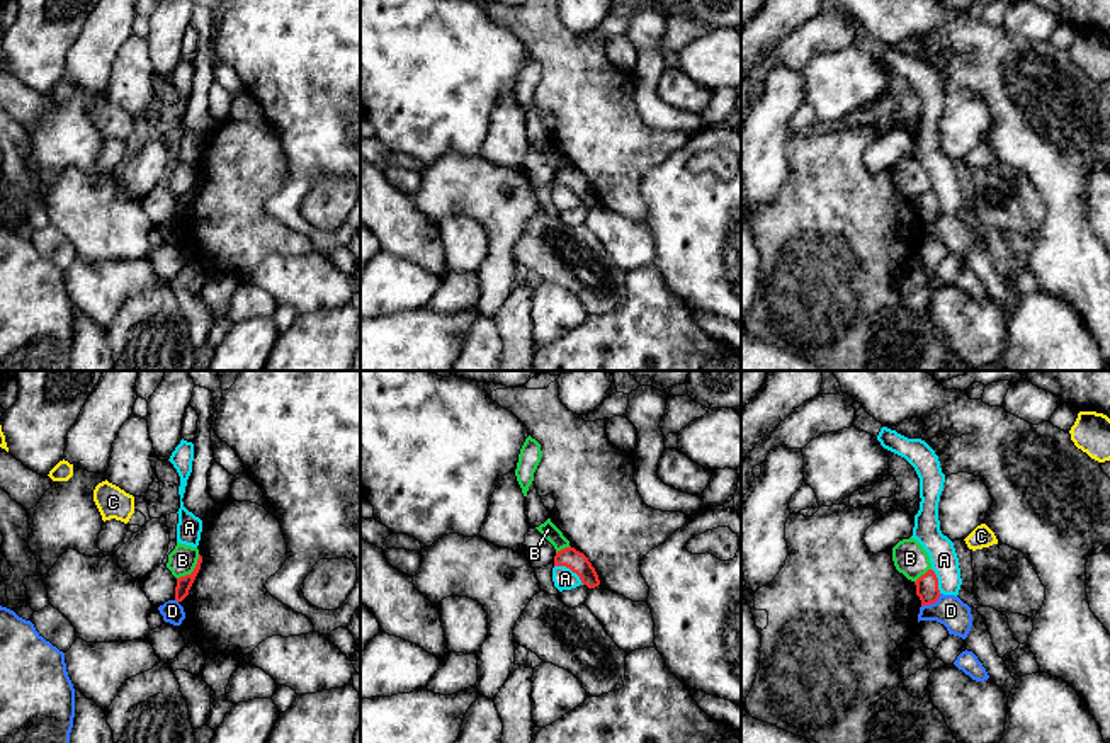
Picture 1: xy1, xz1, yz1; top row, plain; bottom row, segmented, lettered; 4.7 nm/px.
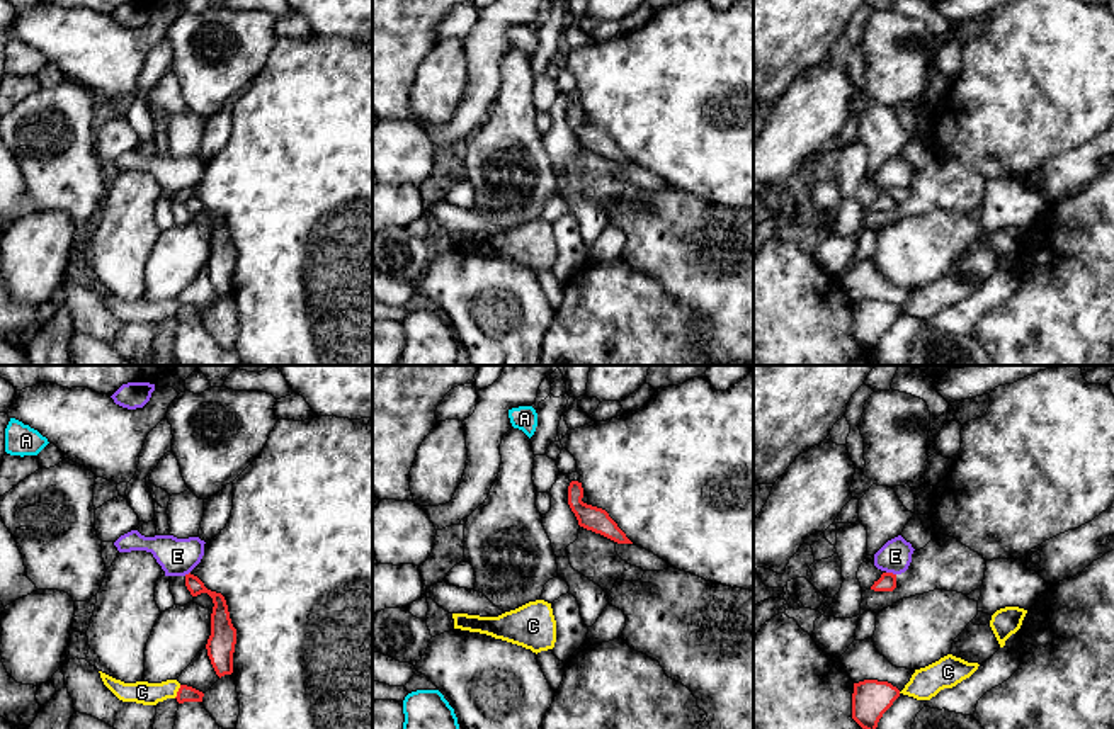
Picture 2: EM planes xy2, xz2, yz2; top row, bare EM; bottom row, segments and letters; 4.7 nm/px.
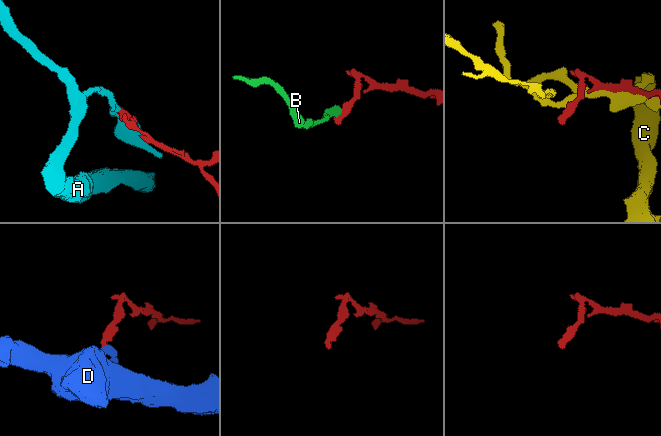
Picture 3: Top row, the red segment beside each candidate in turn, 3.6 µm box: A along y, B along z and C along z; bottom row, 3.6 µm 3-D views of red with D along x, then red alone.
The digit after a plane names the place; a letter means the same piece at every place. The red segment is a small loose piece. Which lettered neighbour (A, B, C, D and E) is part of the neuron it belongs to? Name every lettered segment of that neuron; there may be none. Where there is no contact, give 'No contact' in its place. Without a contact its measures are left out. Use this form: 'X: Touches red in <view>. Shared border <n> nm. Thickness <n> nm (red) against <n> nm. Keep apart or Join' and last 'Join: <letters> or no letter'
A: Touches red in xz1. Shared border 170 nm. Thickness 100 nm (red) against 100 nm. Keep apart
B: Touches red in xy1. Shared border 160 nm. Thickness 70 nm (red) against 140 nm. Keep apart
C: Touches red in xy2. Shared border 70 nm. Thickness 80 nm (red) against 110 nm. Keep apart
D: Touches red in yz1. Shared border 120 nm. Thickness 110 nm (red) against 150 nm. Keep apart
E: Touches red in yz2. Shared border 50 nm. Thickness 80 nm (red) against 160 nm. Join
Join: E

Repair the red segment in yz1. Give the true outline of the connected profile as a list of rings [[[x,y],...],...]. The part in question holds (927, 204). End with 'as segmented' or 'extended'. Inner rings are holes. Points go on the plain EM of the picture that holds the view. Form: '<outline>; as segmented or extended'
[[[928,189],[925,194],[921,194],[916,201],[916,214],[921,219],[923,224],[935,223],[940,216],[938,209],[938,197],[933,189]]]; as segmented

